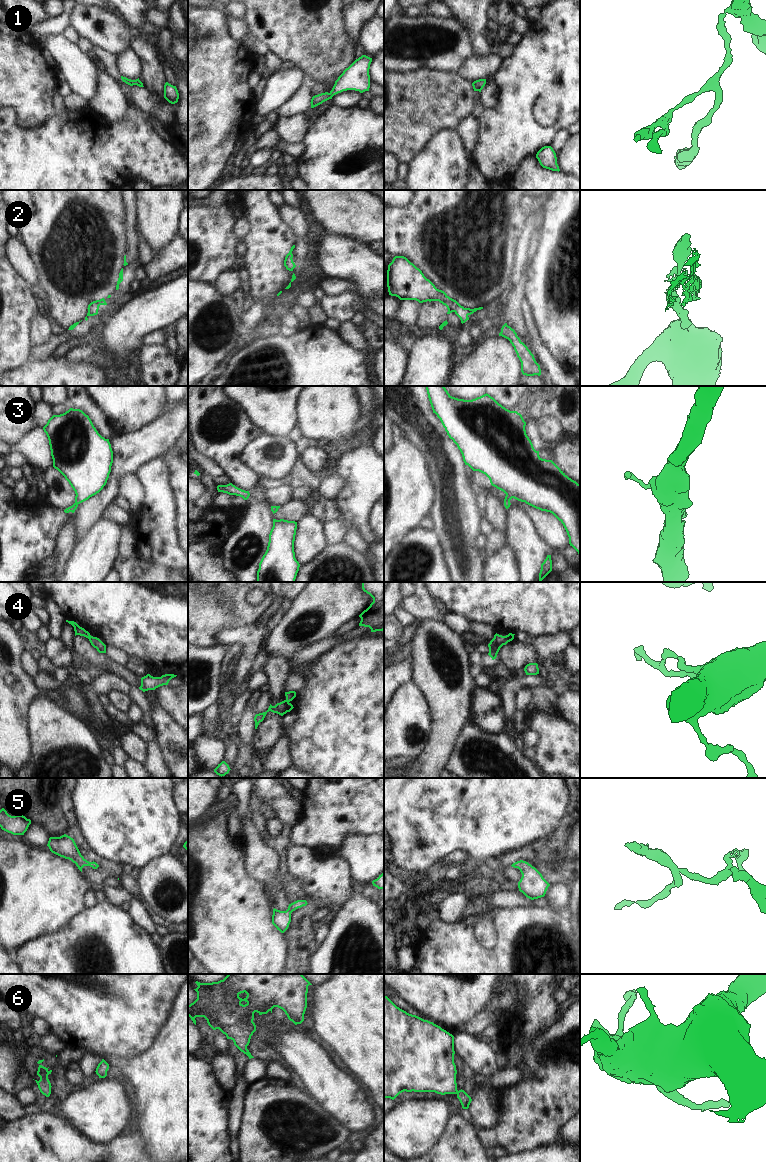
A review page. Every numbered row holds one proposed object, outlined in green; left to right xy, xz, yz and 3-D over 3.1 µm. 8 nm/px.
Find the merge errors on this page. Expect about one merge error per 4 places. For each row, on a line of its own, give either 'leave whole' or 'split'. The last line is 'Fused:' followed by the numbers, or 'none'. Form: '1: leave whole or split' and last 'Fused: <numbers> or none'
1: leave whole
2: leave whole
3: leave whole
4: split
5: leave whole
6: leave whole
Fused: 4

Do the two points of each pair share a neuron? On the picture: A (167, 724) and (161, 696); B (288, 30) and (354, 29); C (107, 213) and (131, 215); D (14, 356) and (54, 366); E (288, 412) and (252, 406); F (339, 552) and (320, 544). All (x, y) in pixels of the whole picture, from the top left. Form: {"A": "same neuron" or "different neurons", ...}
{"A": "different neurons", "B": "different neurons", "C": "different neurons", "D": "different neurons", "E": "same neuron", "F": "different neurons"}

